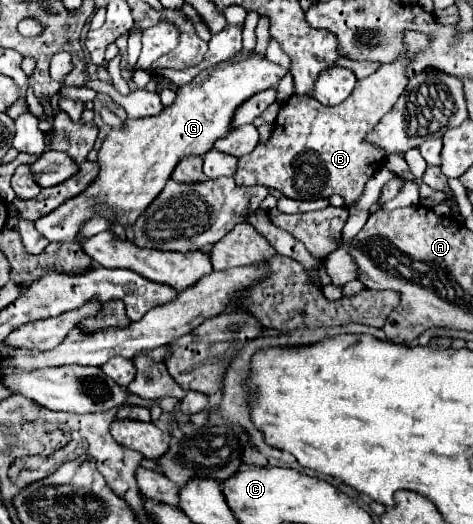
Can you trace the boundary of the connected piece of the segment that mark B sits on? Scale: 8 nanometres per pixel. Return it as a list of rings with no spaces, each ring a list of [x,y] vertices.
[[[405,56],[395,64],[381,66],[375,74],[357,80],[351,96],[337,106],[323,106],[311,96],[291,96],[279,110],[273,134],[267,144],[239,158],[235,174],[237,184],[265,184],[293,200],[319,200],[339,194],[345,200],[349,217],[342,230],[343,246],[327,256],[325,266],[331,278],[345,278],[345,284],[357,278],[357,266],[349,256],[347,242],[366,224],[370,213],[355,208],[365,182],[375,174],[385,154],[363,142],[365,134],[385,116],[407,86]]]

